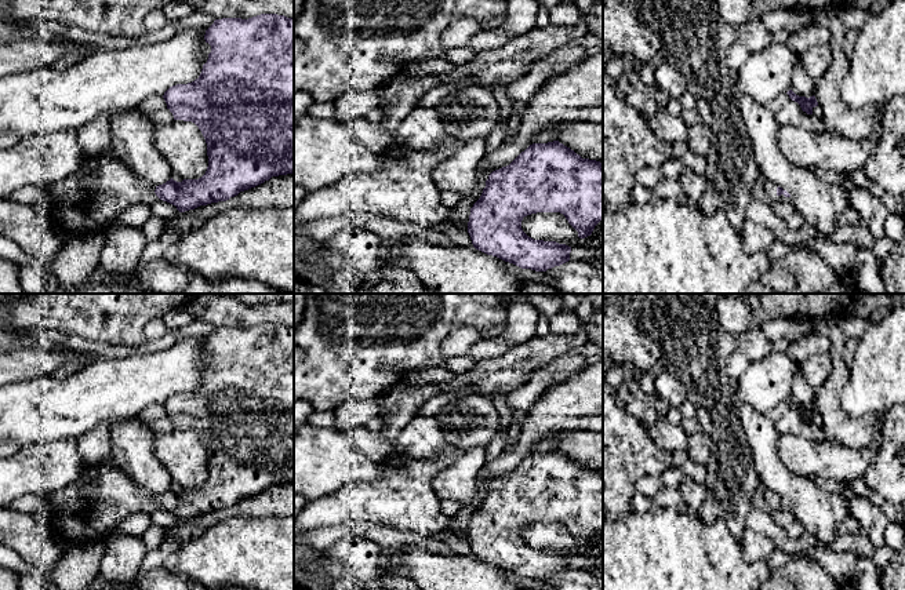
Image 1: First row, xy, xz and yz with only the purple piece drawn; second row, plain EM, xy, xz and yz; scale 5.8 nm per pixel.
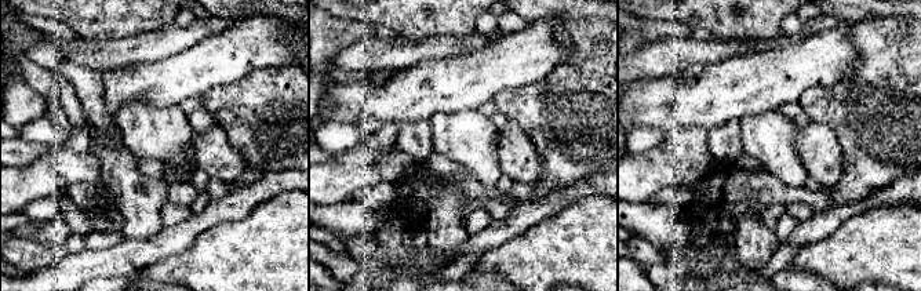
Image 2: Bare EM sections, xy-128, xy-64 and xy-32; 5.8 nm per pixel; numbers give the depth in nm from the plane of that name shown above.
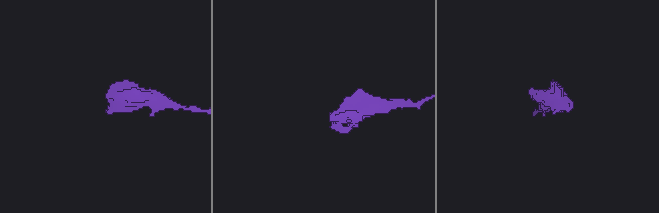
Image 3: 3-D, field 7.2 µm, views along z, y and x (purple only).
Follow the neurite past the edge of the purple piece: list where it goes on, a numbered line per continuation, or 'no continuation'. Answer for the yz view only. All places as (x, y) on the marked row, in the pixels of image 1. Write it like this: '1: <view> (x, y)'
1: yz (770, 189)

